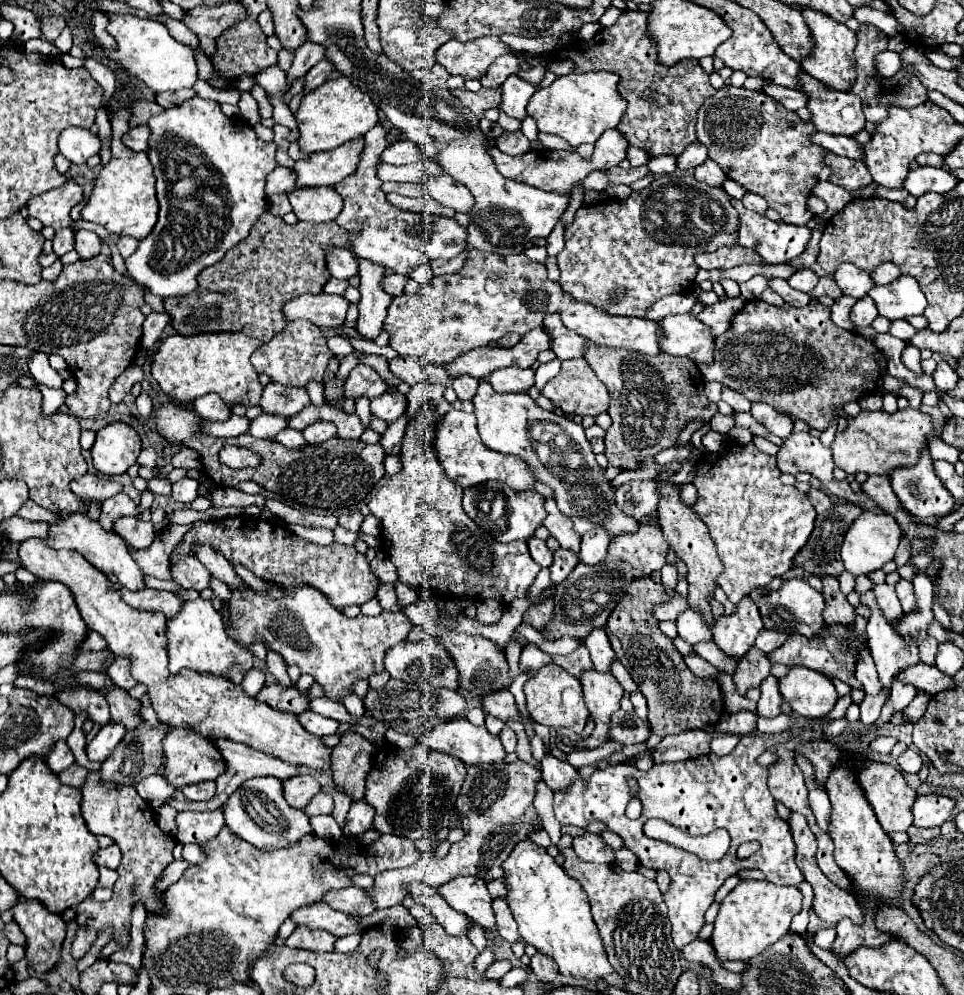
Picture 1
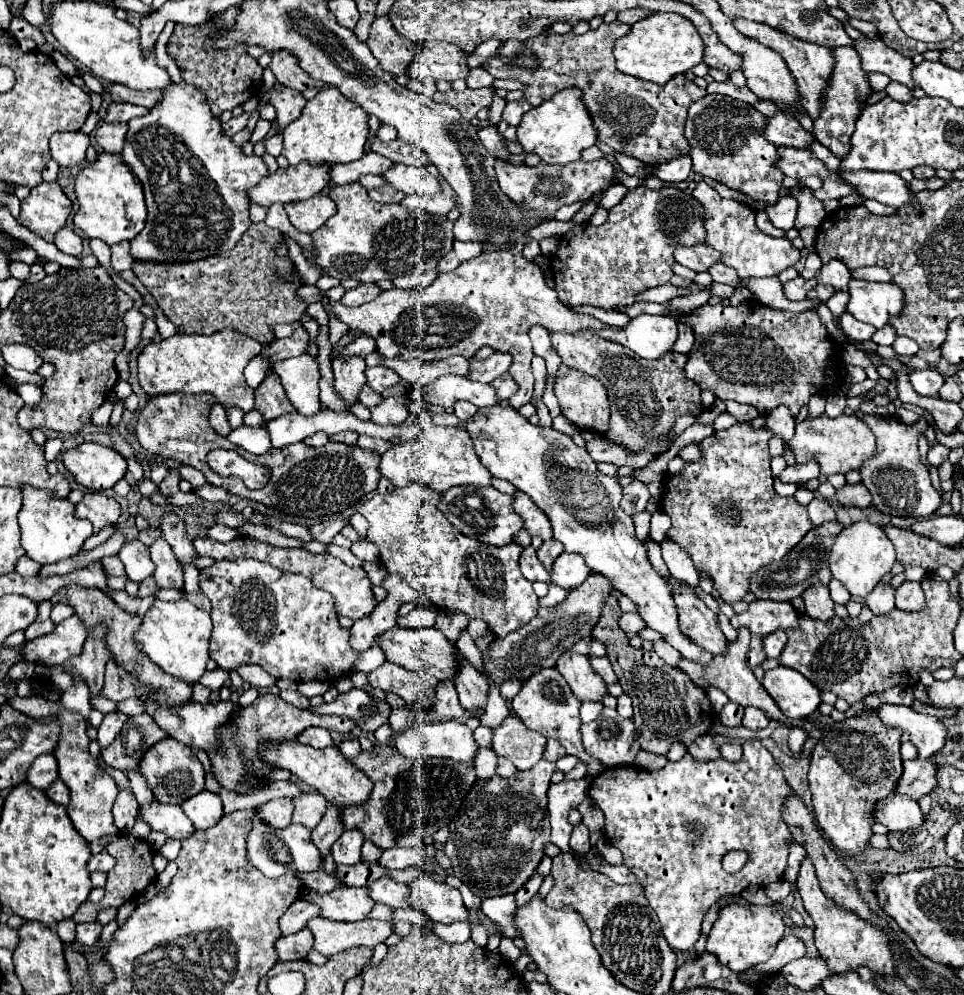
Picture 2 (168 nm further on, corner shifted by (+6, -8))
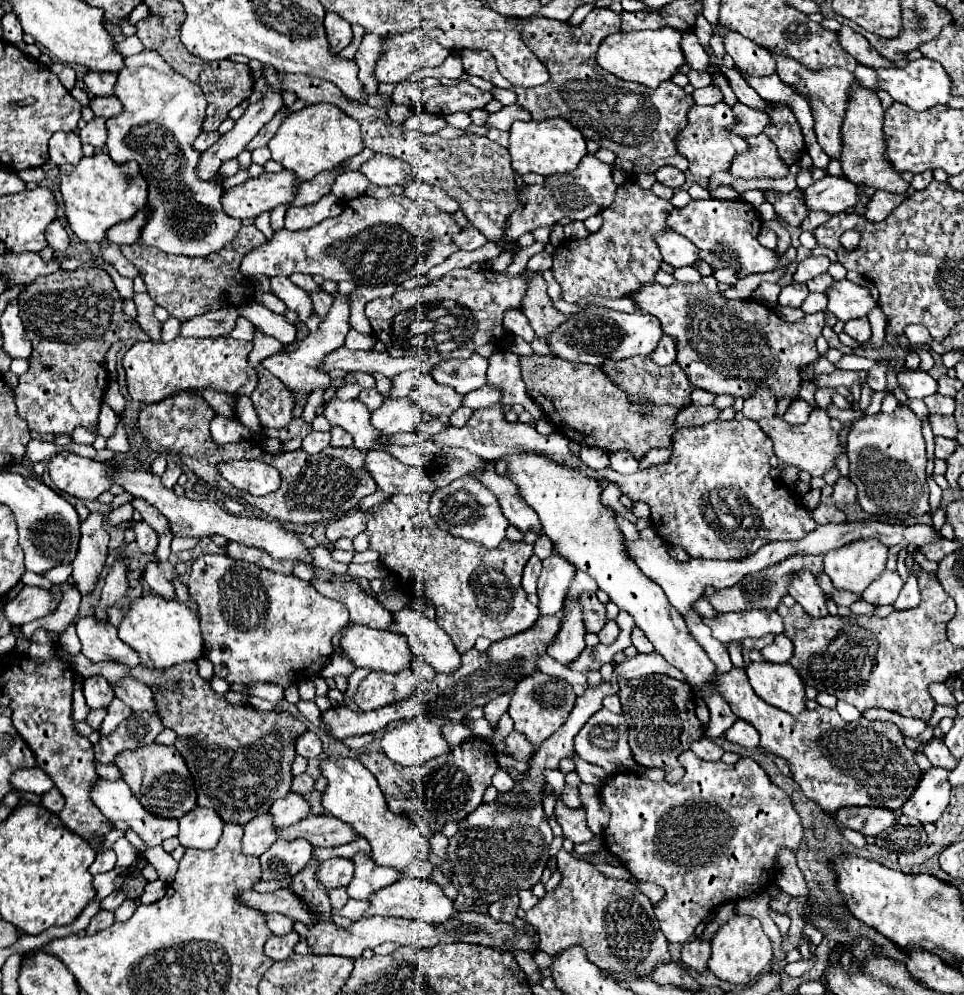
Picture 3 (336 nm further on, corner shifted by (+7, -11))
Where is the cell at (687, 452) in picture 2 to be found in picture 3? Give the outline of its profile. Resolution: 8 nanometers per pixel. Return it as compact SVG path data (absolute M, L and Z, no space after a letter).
M665 447L665 449L651 449L645 459L639 463L641 469L647 469L649 465L661 465L661 463L667 463L669 457L673 455L673 447Z

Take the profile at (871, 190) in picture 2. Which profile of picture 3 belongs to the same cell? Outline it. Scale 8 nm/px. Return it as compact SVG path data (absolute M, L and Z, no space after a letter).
M825 175L821 181L805 189L805 203L811 211L841 213L845 207L855 207L859 203L867 205L871 201L871 195L865 195L865 189L867 187L859 187L847 177Z

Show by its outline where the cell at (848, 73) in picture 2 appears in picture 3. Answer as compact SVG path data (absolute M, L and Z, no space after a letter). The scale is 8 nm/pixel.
M857 79L851 85L849 91L849 101L847 101L847 111L843 117L841 125L841 167L843 175L847 175L853 183L875 187L875 189L885 189L893 193L907 193L909 183L901 179L901 173L891 169L889 161L885 161L883 151L885 151L885 139L883 139L883 107L875 91L863 87Z

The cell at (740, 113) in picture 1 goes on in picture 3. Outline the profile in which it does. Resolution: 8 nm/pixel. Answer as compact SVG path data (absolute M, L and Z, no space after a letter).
M717 103L709 107L693 105L687 117L687 127L677 135L677 149L681 155L689 159L689 171L693 175L711 177L717 171L727 171L727 167L731 167L733 163L733 157L747 151L747 139L733 133L735 117L727 103Z

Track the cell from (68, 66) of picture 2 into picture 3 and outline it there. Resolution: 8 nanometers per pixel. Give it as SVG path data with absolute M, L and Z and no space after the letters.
M53 63L53 65L51 65L51 71L63 81L63 85L65 85L69 91L73 89L73 85L75 85L75 71L73 71L73 67L63 65L63 63Z

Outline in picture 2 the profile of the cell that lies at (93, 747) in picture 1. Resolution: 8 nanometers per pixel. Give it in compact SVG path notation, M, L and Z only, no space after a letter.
M110 712L104 716L100 728L98 728L98 744L104 748L108 744L112 744L112 740L120 734L124 722L128 720L126 714L120 714L120 712Z

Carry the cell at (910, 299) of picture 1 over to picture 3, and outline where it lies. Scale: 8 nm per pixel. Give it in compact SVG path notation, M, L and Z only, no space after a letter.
M847 279L833 283L831 291L827 291L829 305L827 309L835 313L839 321L849 321L849 319L861 319L871 313L871 309L877 307L877 301L871 297L869 289L857 283L851 283Z

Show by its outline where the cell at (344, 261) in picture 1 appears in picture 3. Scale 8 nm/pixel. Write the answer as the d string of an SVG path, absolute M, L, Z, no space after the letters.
M275 207L271 211L271 227L273 227L273 231L281 231L285 227L285 223L283 223L285 211L287 211L287 207Z

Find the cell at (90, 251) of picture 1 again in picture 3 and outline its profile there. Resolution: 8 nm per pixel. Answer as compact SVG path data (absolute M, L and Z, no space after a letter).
M57 219L51 223L51 227L47 227L45 235L47 235L49 247L53 247L57 253L63 253L69 247L69 235L67 235L65 227L61 225L61 221L57 221Z

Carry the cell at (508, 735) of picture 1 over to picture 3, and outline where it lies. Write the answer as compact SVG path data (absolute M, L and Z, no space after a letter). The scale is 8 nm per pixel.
M501 769L493 775L493 785L497 787L497 791L509 791L509 789L513 789L513 779L505 769Z

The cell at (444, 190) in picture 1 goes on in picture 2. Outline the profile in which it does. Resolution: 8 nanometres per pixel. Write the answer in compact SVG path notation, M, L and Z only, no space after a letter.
M392 164L384 174L380 174L388 184L392 184L396 190L402 190L406 194L428 194L434 196L436 192L442 192L438 180L420 166L408 166L408 164Z

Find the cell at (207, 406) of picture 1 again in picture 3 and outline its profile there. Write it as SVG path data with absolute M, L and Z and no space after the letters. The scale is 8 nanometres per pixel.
M221 415L213 417L213 421L211 421L211 435L213 435L215 443L219 443L219 445L251 439L251 433L237 419L221 417Z

